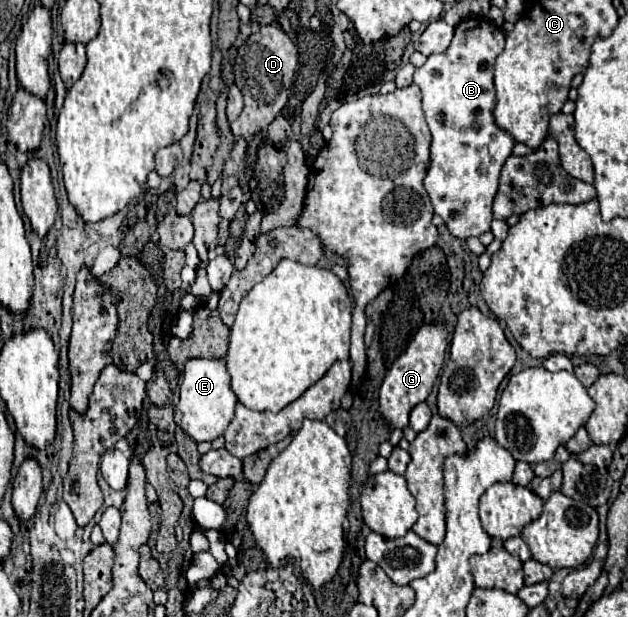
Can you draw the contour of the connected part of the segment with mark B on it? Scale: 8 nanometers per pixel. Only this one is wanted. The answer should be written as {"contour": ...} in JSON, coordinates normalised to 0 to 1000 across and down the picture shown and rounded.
{"contour":[[[745,29],[726,42],[720,71],[704,88],[685,88],[678,104],[662,110],[659,136],[672,146],[675,156],[675,185],[678,201],[688,214],[685,233],[685,269],[675,288],[675,305],[688,324],[691,344],[707,357],[717,379],[726,386],[764,382],[768,376],[780,373],[783,360],[783,324],[793,305],[796,276],[806,256],[822,233],[818,224],[796,211],[787,198],[783,175],[787,175],[787,100],[803,81],[803,52],[787,42],[777,29]]]}

